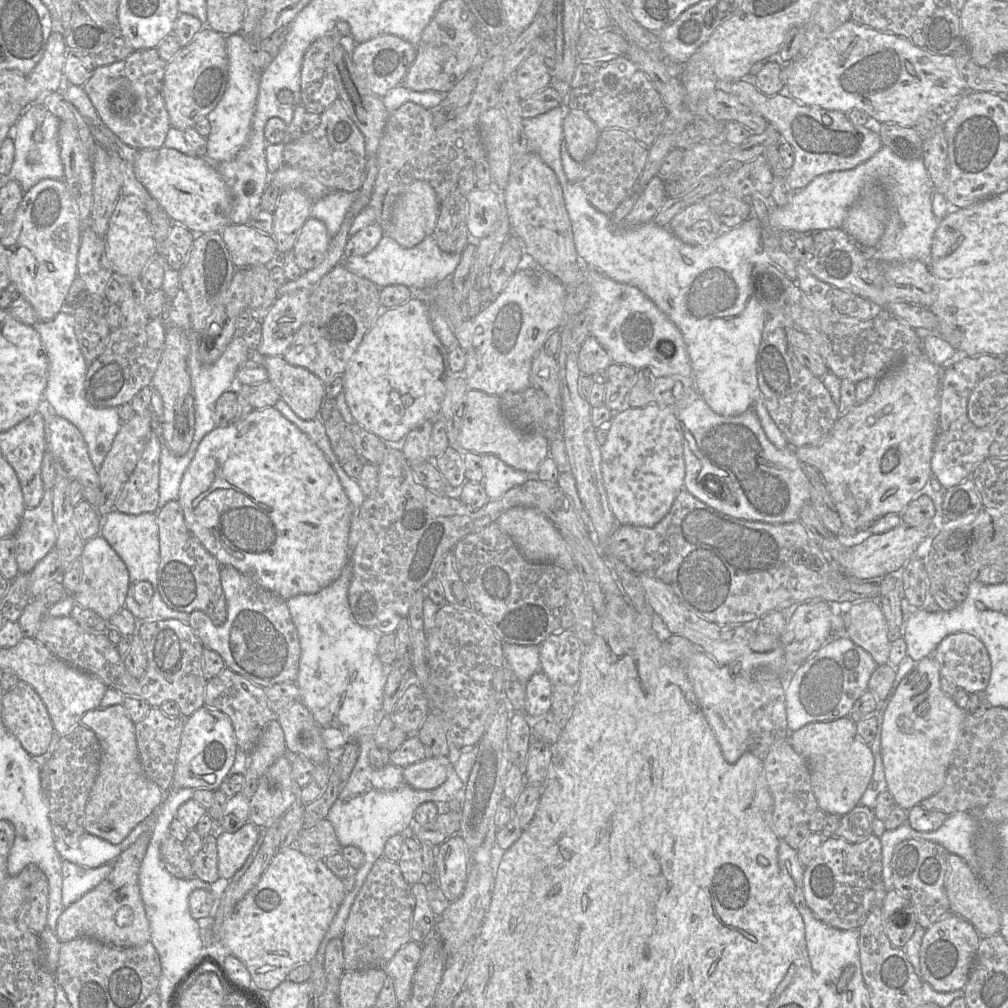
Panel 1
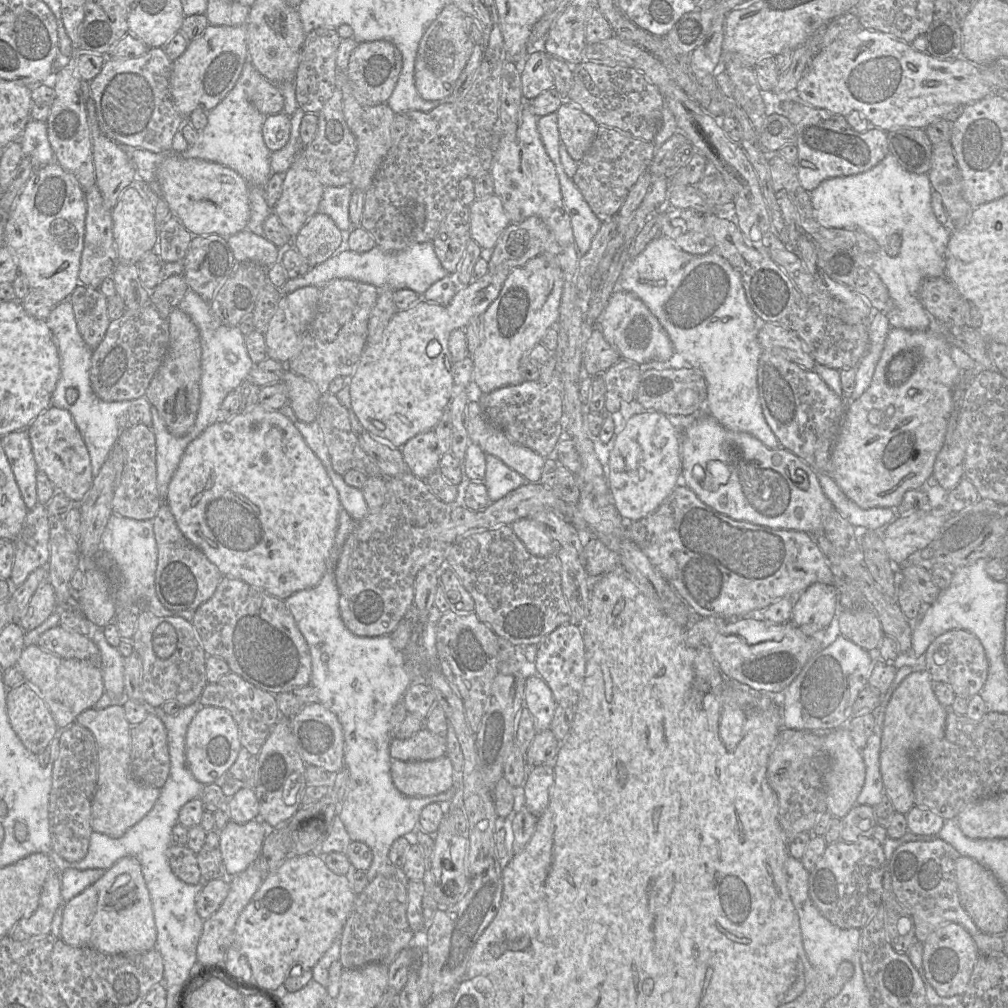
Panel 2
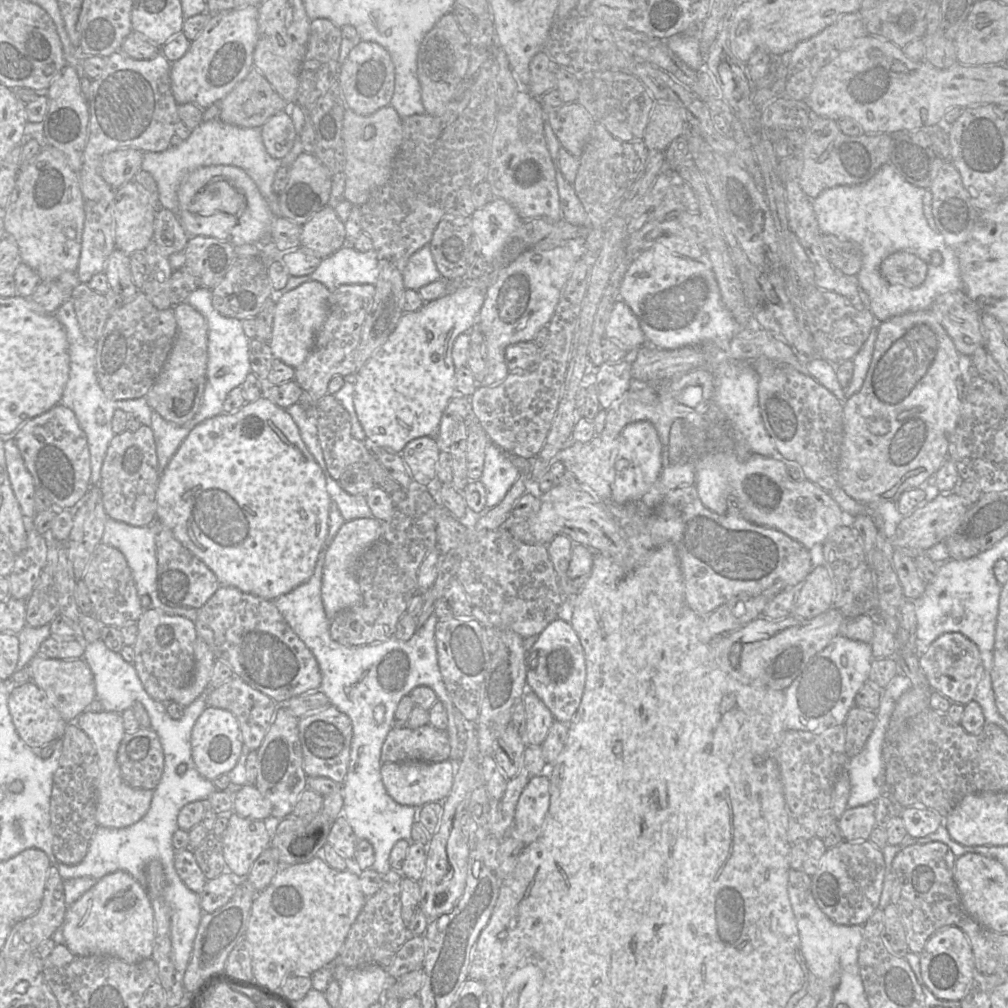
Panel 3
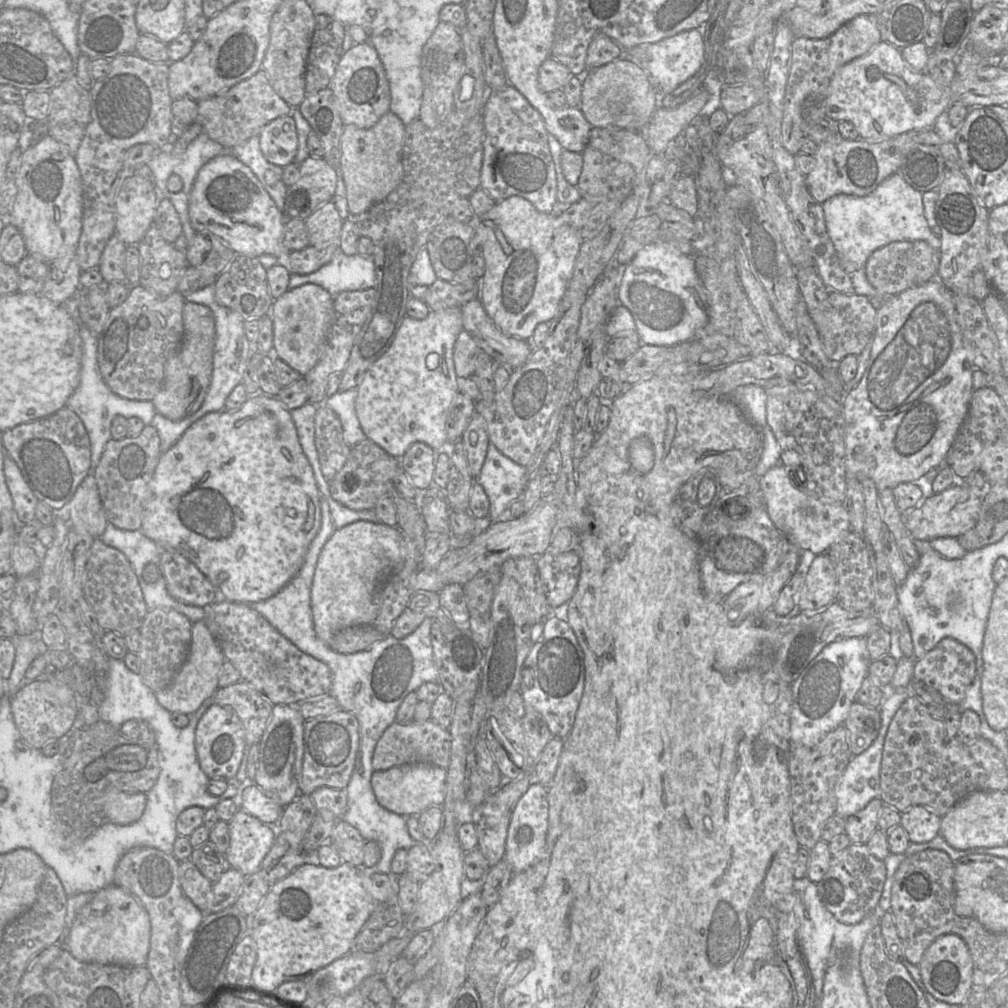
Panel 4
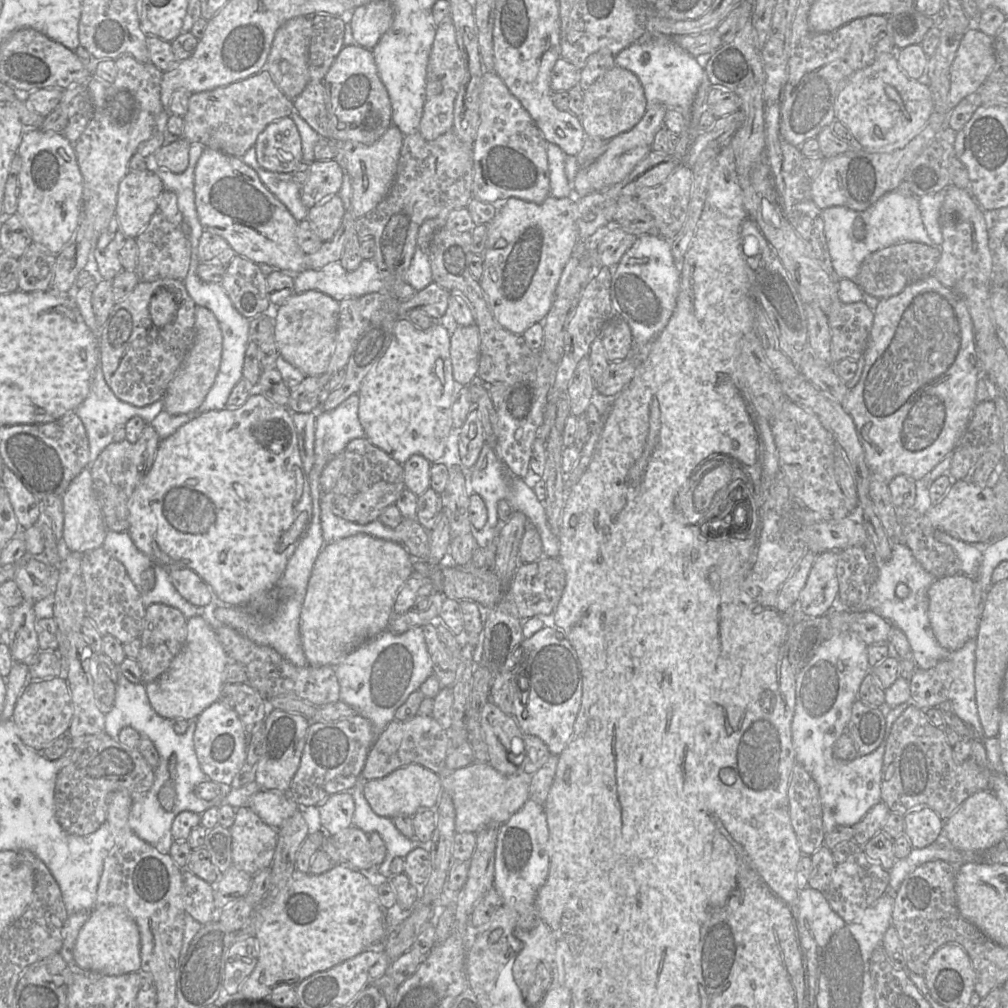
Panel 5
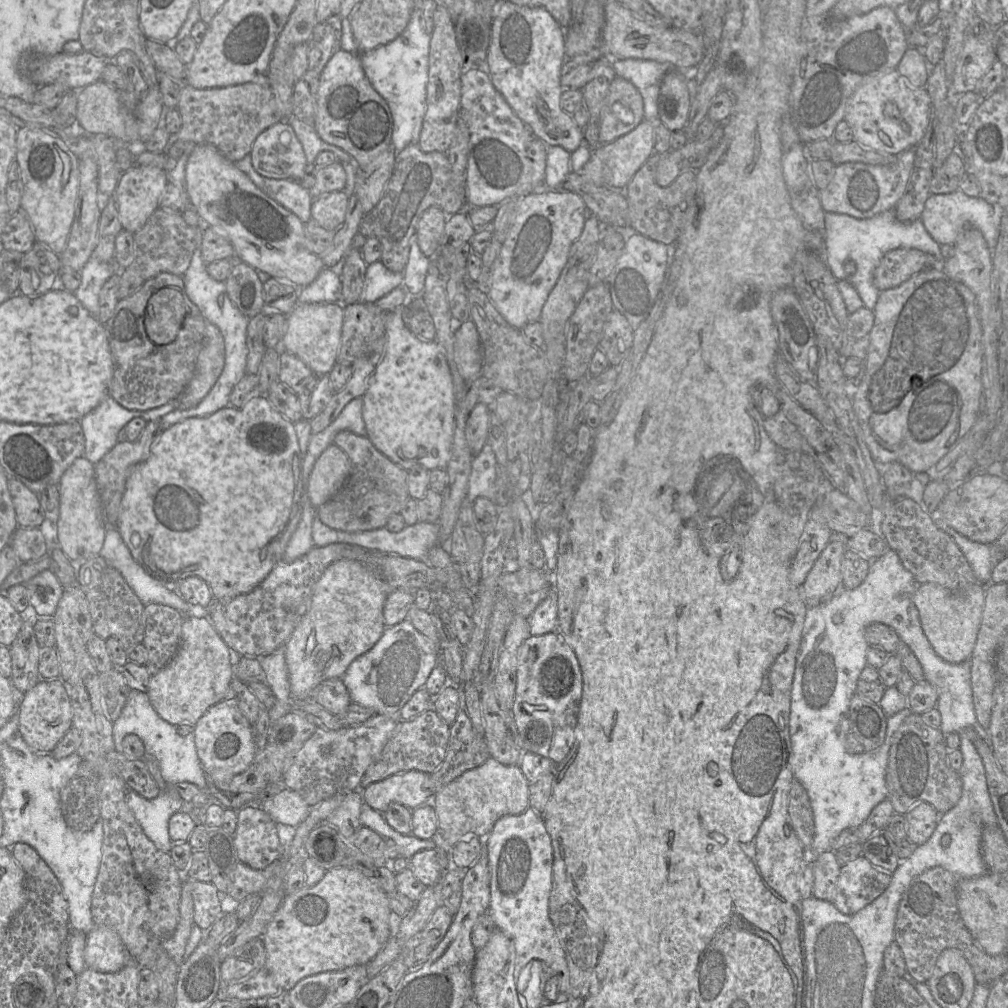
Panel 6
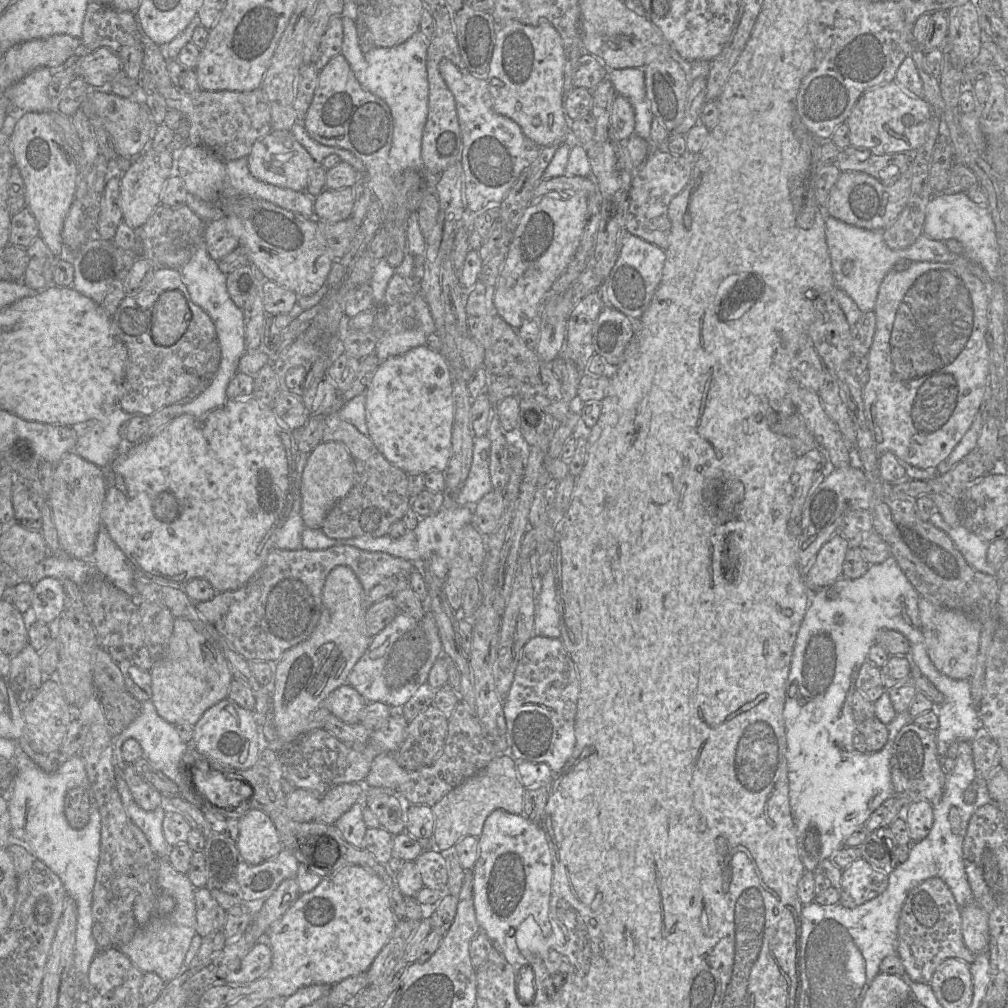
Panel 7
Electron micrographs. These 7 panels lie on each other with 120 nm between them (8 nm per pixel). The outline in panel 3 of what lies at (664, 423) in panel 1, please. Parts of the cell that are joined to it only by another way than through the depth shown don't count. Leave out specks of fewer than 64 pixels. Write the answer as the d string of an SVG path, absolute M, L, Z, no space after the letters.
M648 421L627 425L620 434L615 461L612 499L617 504L627 504L641 499L655 483L662 468L662 444L657 431Z

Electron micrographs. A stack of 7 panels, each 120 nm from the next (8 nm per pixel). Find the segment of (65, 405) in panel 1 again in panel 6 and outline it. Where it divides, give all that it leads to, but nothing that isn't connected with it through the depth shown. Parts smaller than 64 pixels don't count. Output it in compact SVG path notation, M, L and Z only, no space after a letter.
M107 394L96 408L80 420L85 438L83 457L93 465L97 464L118 443L119 431L133 418L142 418L146 422L159 421L176 409L178 400L147 411L129 410Z

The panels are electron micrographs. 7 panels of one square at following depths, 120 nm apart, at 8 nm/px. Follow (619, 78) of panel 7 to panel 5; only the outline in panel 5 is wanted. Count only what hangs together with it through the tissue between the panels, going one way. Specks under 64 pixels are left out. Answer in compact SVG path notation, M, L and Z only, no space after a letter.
M656 36L640 40L615 56L615 63L633 72L640 80L647 104L663 104L666 109L675 109L689 121L691 139L688 149L697 135L693 123L692 107L698 88L705 78L705 63L681 48L670 36Z

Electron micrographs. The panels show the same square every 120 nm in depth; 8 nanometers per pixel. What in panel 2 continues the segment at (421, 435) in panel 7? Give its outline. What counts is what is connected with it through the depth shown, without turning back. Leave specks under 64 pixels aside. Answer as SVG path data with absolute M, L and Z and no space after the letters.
M487 272L482 278L474 279L466 286L460 286L447 305L435 304L421 298L408 309L396 311L381 340L366 345L351 375L351 403L365 431L391 446L401 448L417 434L436 427L457 388L453 380L455 362L449 349L450 334L456 329L464 329L473 316L483 314L499 295L507 277L505 274Z

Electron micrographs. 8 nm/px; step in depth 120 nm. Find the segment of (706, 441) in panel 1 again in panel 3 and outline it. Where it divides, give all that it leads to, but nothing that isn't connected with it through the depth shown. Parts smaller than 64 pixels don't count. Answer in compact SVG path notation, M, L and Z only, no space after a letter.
M713 452L700 457L695 467L695 485L702 504L717 514L730 513L743 517L749 522L780 530L796 540L807 550L815 544L823 543L827 536L845 521L845 514L831 497L818 485L809 481L793 480L783 460L761 455L751 455L747 460L739 460L734 452Z

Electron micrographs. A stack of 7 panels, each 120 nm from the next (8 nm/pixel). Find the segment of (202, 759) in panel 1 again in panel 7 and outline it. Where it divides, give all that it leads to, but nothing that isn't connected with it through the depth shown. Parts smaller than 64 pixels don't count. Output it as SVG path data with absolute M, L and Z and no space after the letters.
M226 697L206 710L194 725L191 744L206 757L214 769L221 771L224 775L230 772L230 768L250 768L255 764L262 749L255 711L244 709Z

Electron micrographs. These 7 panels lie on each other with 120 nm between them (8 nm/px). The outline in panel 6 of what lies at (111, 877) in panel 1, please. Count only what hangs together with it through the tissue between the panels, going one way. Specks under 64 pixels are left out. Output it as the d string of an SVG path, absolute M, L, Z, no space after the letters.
M95 926L86 936L86 967L101 973L114 973L133 962L119 935L104 926Z

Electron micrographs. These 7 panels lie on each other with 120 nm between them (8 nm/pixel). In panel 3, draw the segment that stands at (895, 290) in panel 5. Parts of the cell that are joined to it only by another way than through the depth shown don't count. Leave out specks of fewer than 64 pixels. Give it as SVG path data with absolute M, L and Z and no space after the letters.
M897 251L880 264L881 276L891 285L908 288L920 286L927 275L927 264L913 253Z

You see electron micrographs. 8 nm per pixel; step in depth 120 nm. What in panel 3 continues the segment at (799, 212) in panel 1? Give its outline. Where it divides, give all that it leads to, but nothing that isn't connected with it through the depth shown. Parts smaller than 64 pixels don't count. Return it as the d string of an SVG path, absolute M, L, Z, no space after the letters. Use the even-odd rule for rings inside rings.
M888 162L867 182L828 188L812 200L818 226L823 234L854 241L860 246L862 264L856 280L868 298L868 308L876 323L909 312L930 310L937 296L963 289L956 251L945 243L939 232L930 228L924 216L924 193L925 189L907 182L893 164ZM897 251L913 253L927 264L926 279L920 286L908 288L891 285L881 276L881 262ZM934 251L939 251L943 256L939 265L931 262Z

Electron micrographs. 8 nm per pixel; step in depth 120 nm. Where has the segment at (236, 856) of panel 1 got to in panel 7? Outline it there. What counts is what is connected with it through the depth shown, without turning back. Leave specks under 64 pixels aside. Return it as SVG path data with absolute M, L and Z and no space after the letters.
M258 809L248 811L239 819L236 846L240 858L251 865L261 864L283 850L282 841L272 820Z

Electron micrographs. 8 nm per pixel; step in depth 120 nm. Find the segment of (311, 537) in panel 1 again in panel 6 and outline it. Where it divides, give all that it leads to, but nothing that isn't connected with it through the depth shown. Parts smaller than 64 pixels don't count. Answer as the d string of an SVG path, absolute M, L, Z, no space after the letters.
M255 392L243 406L227 406L210 416L188 418L163 430L152 447L149 457L136 465L127 479L120 505L120 515L115 527L134 560L166 587L174 589L180 580L197 576L208 584L215 599L230 600L252 591L282 560L287 543L295 532L302 513L302 458L294 423L278 412L265 394Z

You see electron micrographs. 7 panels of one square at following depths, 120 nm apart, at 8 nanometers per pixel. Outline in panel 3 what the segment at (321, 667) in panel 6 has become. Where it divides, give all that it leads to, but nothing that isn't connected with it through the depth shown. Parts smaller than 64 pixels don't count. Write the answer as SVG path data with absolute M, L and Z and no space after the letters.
M375 517L346 521L337 532L326 551L322 572L321 598L329 620L340 611L360 602L361 590L356 578L357 564L363 552L371 548L380 539L381 534L381 522Z

